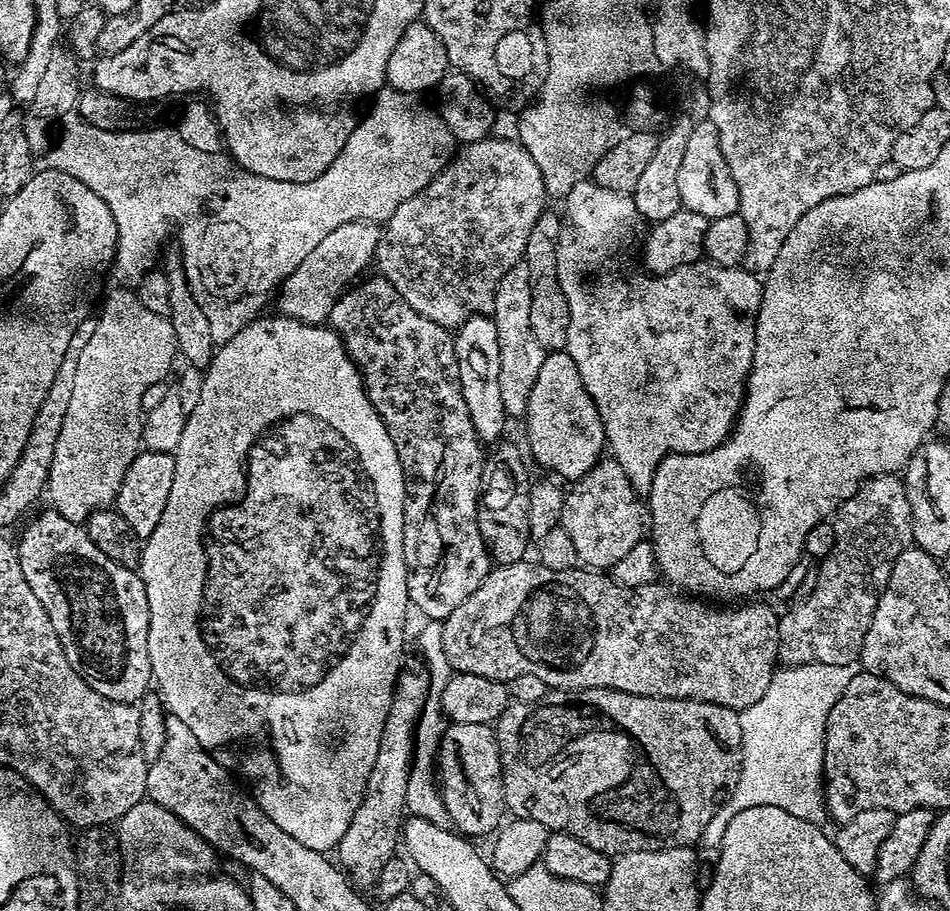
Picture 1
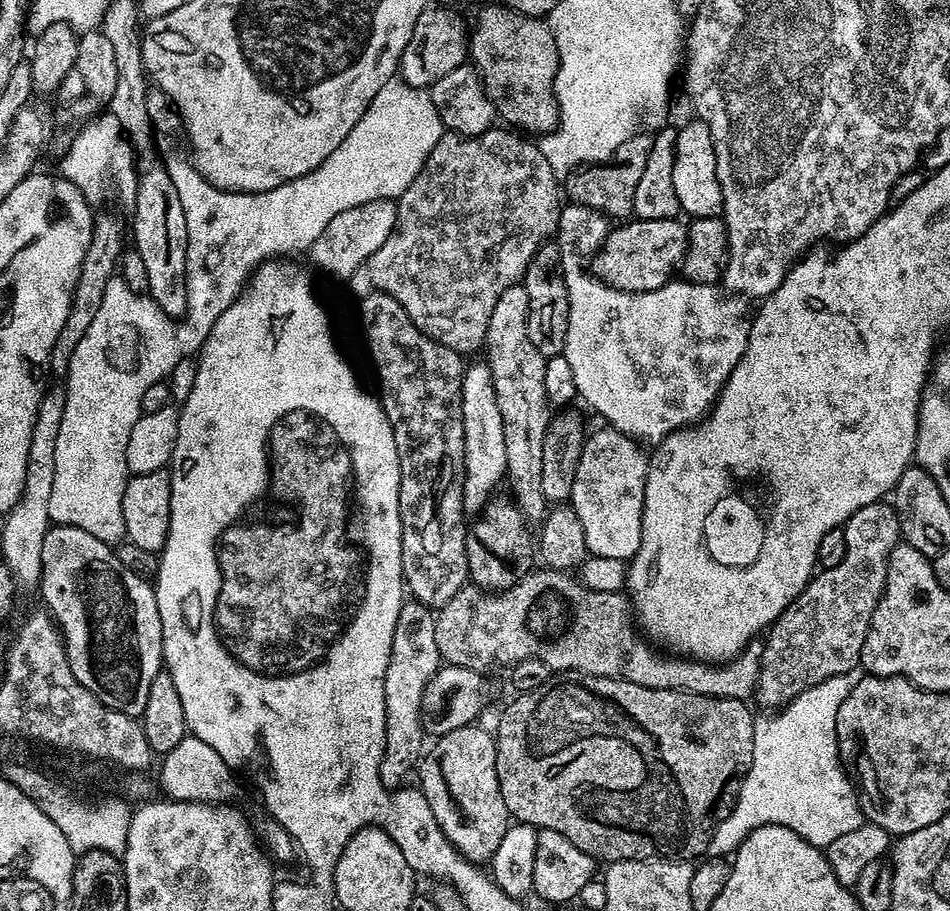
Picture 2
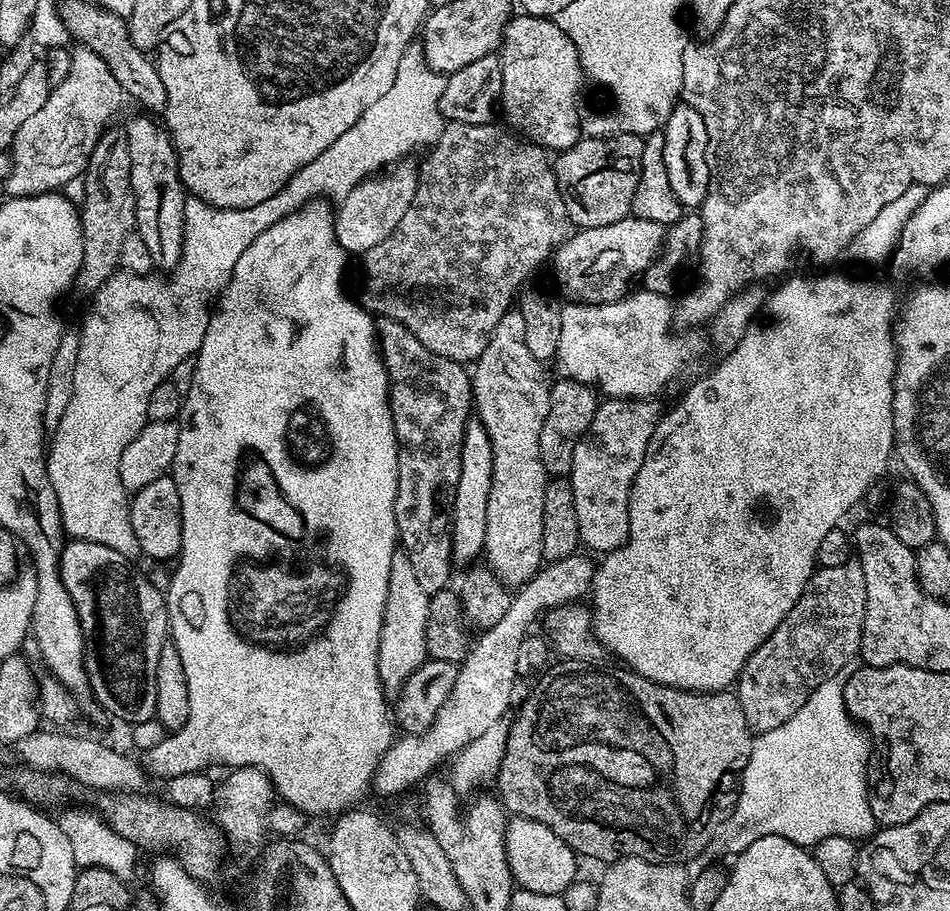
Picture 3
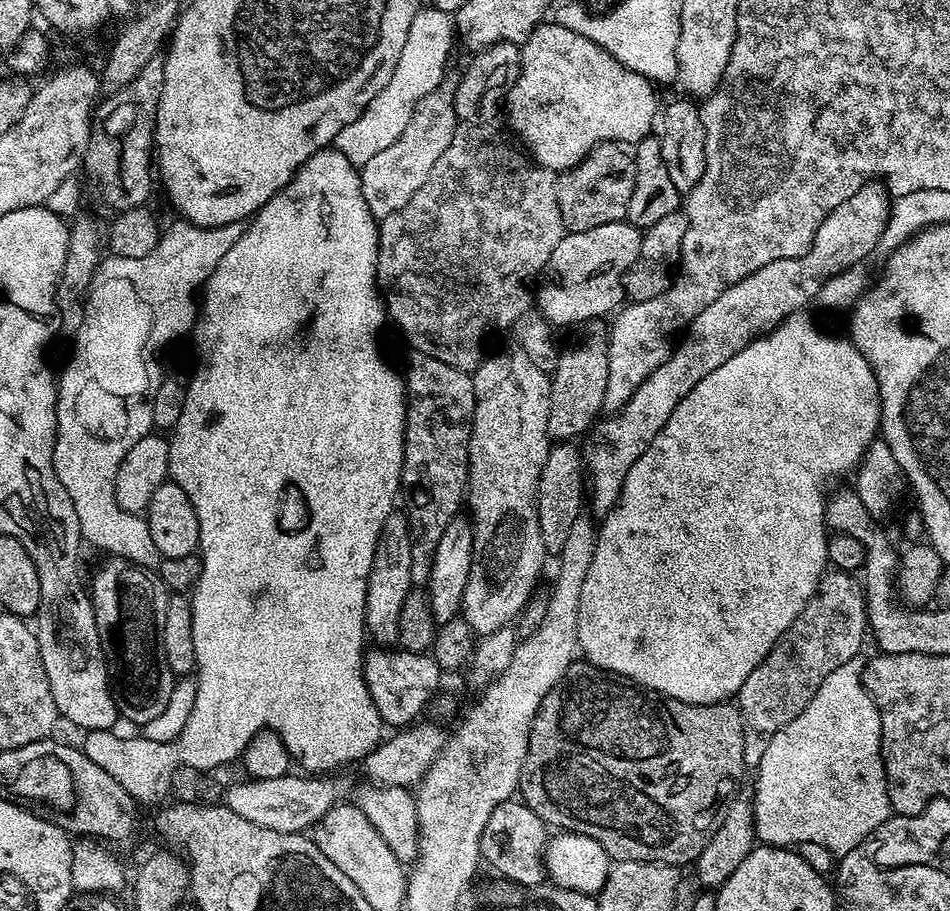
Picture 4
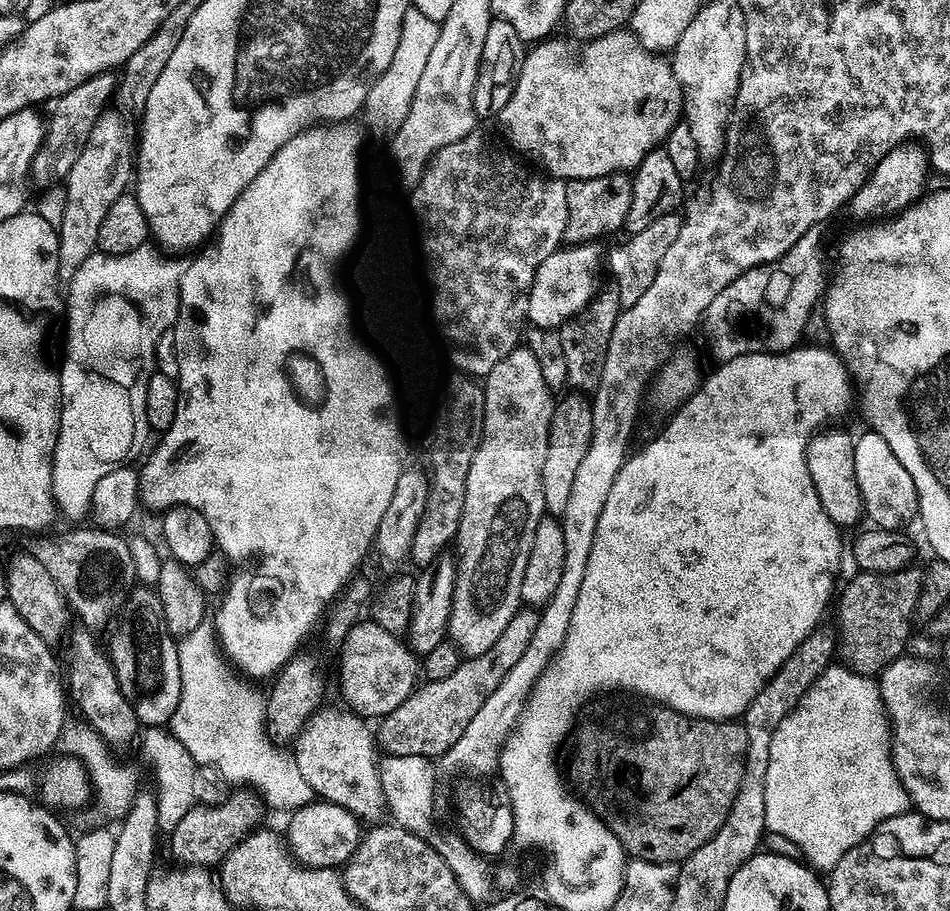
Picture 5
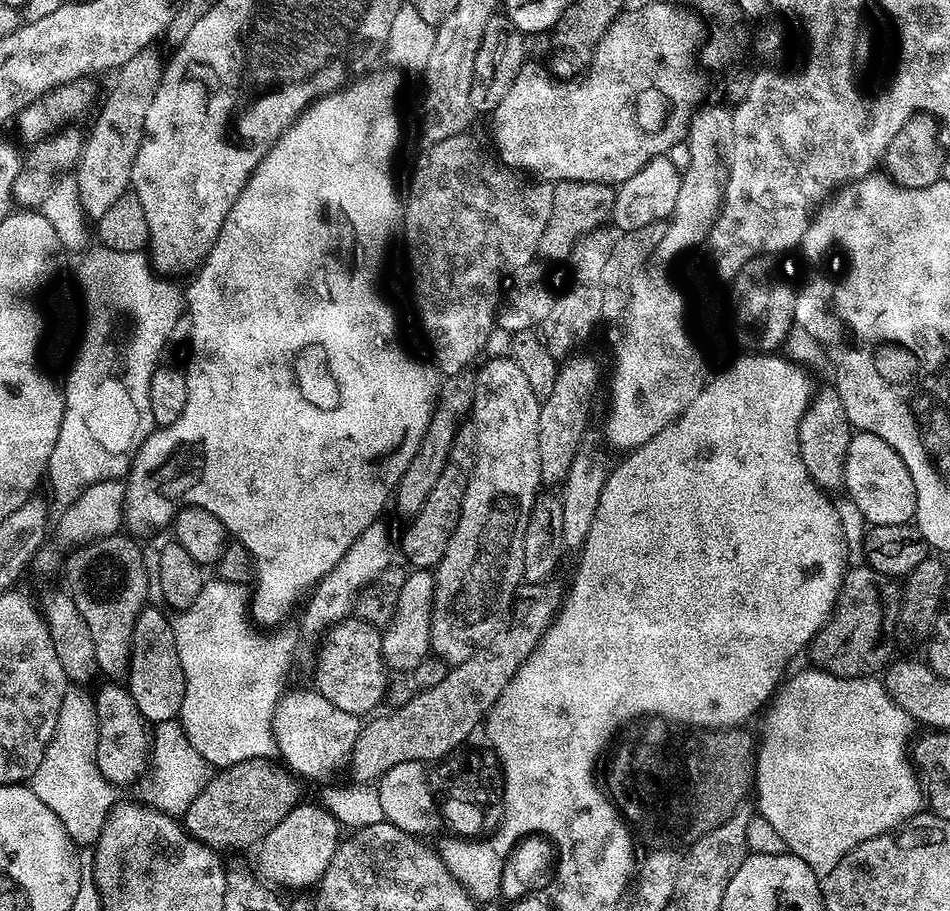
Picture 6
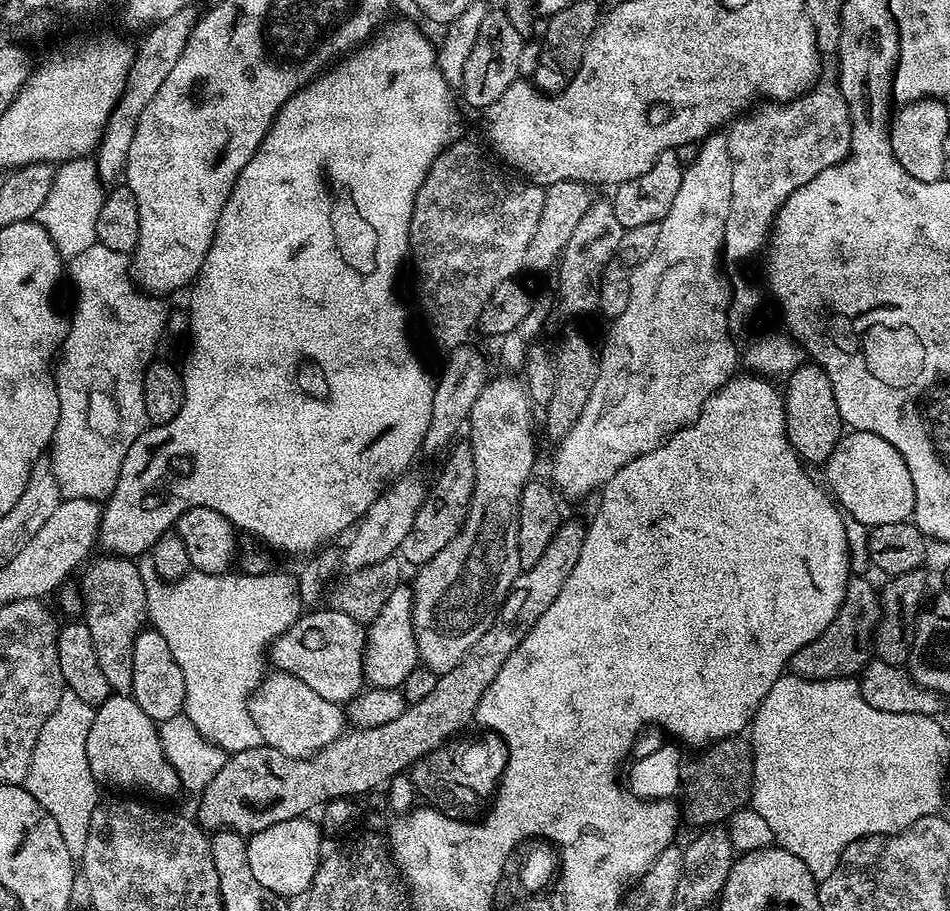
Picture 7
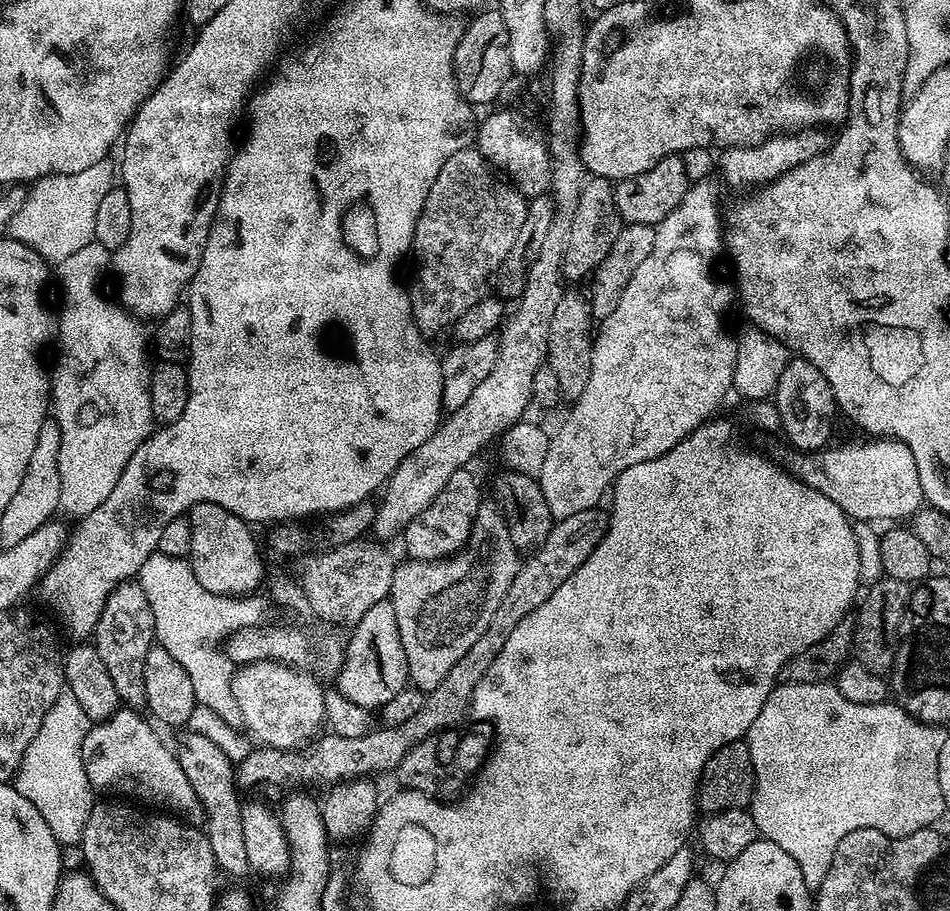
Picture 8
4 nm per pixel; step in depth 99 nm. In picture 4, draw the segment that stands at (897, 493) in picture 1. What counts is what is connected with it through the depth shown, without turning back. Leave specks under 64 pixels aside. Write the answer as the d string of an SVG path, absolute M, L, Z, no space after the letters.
M835 570L825 571L815 594L806 602L802 614L782 634L770 654L754 670L750 678L742 682L738 693L740 717L744 719L744 767L756 770L760 767L766 746L782 726L806 710L806 702L818 694L818 686L838 666L860 656L860 647L869 631L868 609L861 581L855 575Z

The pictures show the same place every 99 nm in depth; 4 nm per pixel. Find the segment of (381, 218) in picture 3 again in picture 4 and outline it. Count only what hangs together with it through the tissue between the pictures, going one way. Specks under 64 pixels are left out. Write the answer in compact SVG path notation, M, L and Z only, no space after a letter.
M445 82L433 90L426 98L416 104L414 114L410 114L410 122L406 122L406 130L402 130L400 140L394 146L386 146L370 162L359 169L360 189L366 198L366 206L373 216L383 218L392 216L418 194L418 189L426 183L430 170L434 170L434 162L442 158L446 146L450 146L450 138L454 138L458 121L456 118L456 97L453 85Z

